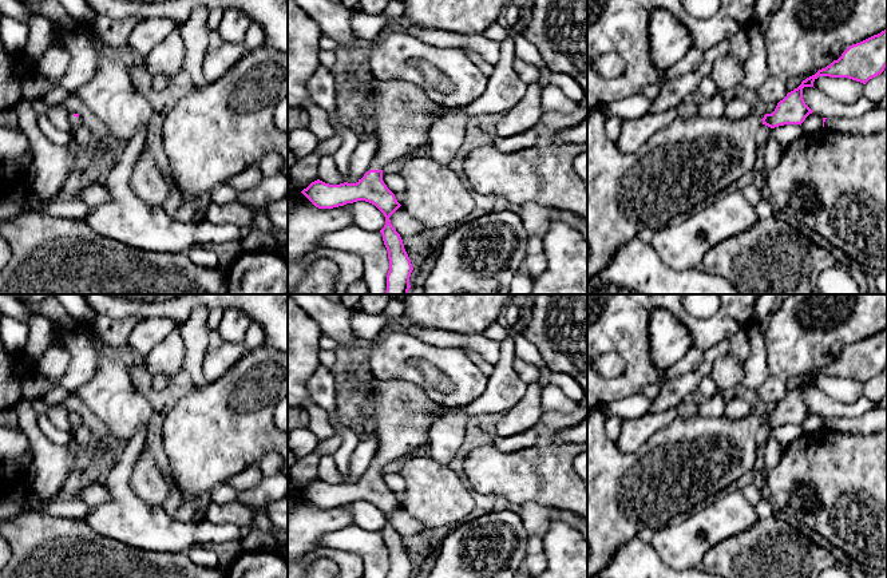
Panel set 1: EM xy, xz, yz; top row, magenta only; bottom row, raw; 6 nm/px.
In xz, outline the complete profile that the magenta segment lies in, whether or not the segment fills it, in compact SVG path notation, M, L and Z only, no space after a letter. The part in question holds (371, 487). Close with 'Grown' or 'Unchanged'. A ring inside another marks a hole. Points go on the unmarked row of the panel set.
M368 364L353 367L361 376L368 393L356 399L359 407L357 428L369 419L376 423L375 435L379 450L371 462L371 470L356 483L329 484L320 479L301 492L318 508L333 508L365 500L375 504L385 516L380 530L388 550L389 570L387 578L409 578L413 570L403 539L389 516L401 506L383 480L383 468L400 458L415 455L428 442L428 429L440 408L424 387L405 380L380 380Z. Grown

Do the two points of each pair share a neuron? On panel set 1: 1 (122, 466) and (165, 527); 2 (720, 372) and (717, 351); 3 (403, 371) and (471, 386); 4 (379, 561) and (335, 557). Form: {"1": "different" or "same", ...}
{"1": "same", "2": "different", "3": "same", "4": "different"}

